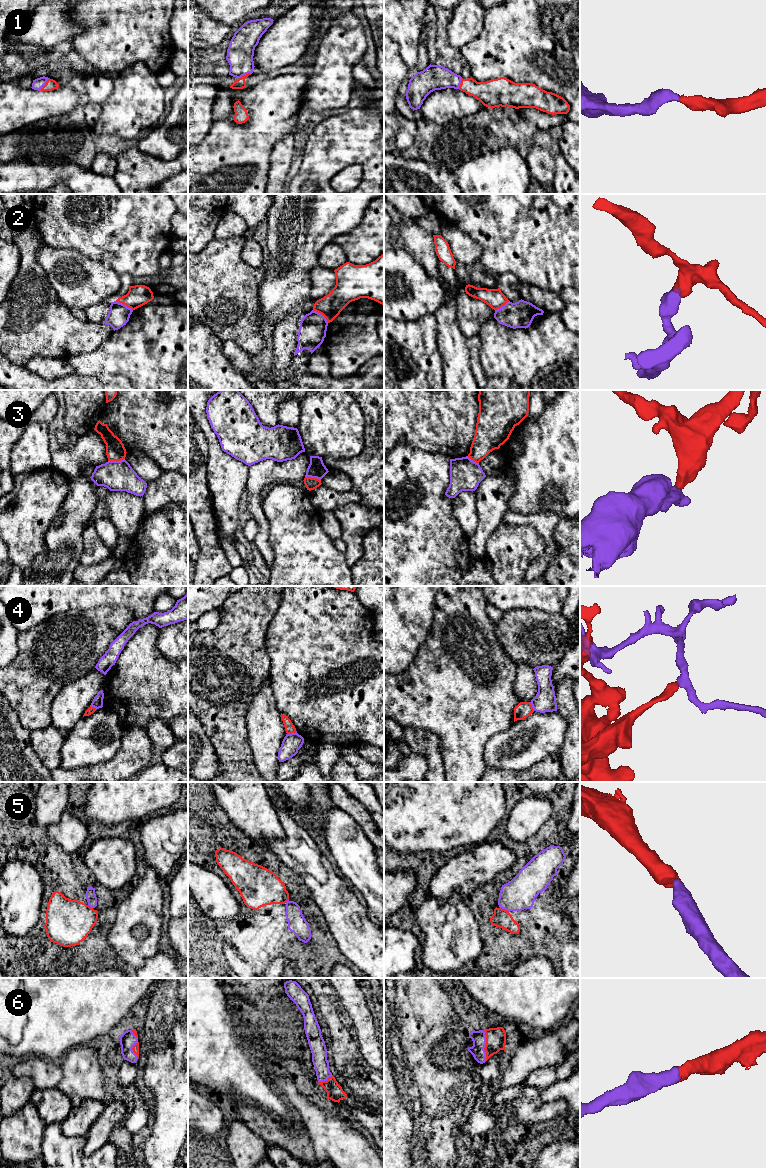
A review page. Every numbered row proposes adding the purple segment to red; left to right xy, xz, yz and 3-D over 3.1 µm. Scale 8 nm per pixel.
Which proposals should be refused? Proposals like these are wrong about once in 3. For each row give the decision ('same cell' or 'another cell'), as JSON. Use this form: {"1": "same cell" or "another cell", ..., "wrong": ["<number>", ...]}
{"1": "same cell", "2": "another cell", "3": "another cell", "4": "another cell", "5": "same cell", "6": "same cell", "wrong": ["2", "3", "4"]}

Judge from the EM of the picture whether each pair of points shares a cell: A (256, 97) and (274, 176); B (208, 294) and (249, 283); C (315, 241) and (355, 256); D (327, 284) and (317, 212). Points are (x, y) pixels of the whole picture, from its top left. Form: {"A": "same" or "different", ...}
{"A": "different", "B": "same", "C": "different", "D": "different"}

